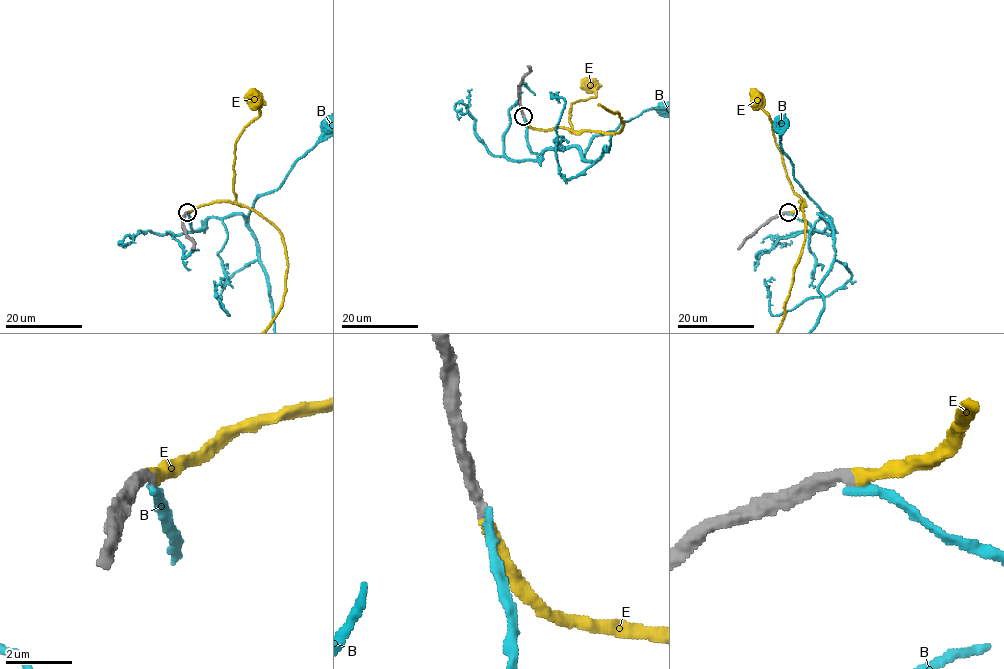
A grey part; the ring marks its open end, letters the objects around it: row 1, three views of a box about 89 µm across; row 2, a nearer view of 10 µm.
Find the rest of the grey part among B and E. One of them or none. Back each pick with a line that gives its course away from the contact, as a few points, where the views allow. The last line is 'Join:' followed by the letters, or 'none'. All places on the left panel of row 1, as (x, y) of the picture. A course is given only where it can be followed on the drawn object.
E: Its course: (187, 212), (211, 203), (236, 202), (234, 145), (241, 131), (259, 115), (259, 105), (256, 100)
Join: E

